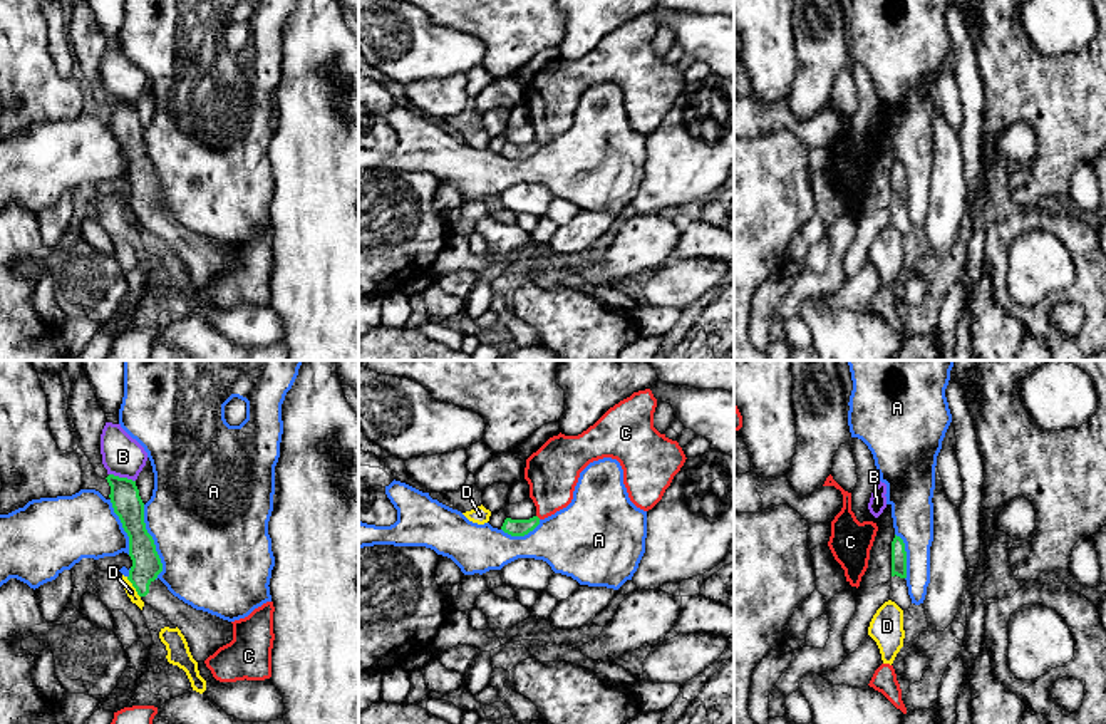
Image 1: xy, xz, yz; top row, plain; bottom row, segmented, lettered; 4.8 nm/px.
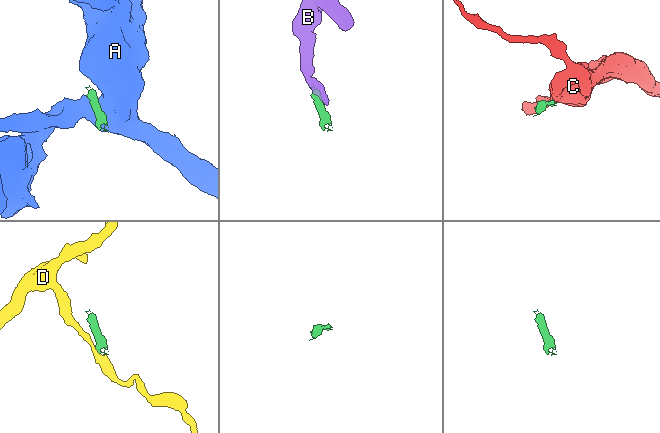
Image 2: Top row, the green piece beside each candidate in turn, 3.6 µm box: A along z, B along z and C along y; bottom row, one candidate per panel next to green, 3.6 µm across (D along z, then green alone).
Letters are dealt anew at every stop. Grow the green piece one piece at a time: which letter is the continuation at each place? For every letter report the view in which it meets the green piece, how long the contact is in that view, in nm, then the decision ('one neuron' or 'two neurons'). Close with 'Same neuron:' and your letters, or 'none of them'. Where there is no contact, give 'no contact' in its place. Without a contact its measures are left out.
A: xy | 360 nm | two neurons
B: xy | 130 nm | two neurons
C: no contact | two neurons
D: xy | 120 nm | two neurons
Same neuron: none of them

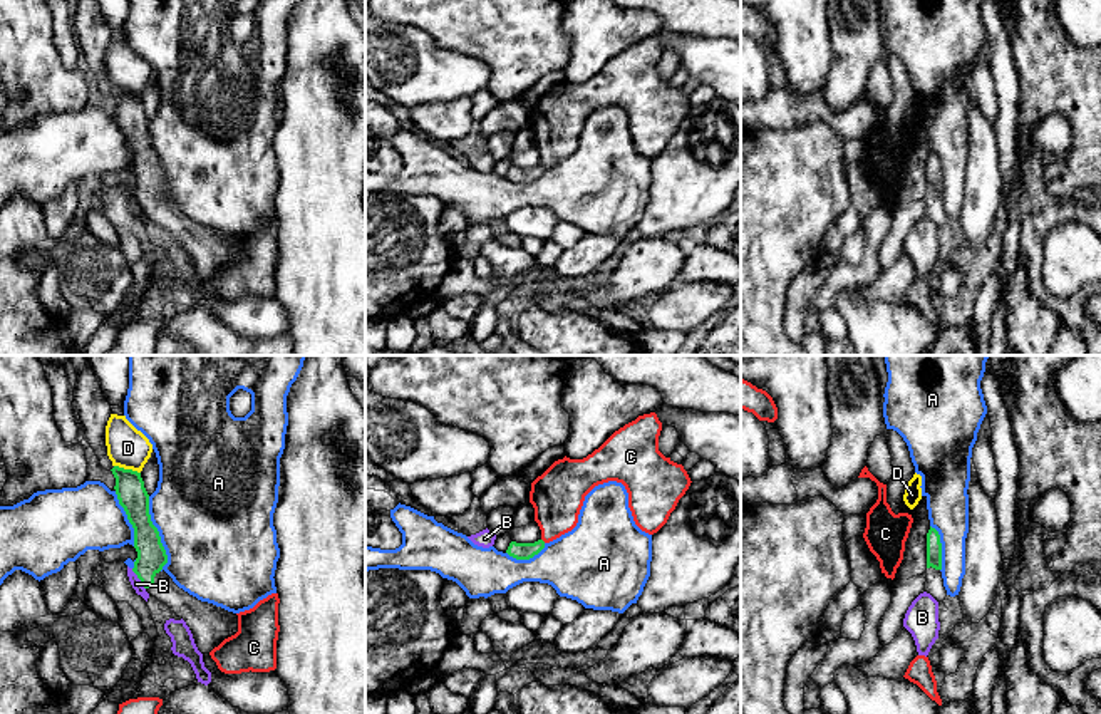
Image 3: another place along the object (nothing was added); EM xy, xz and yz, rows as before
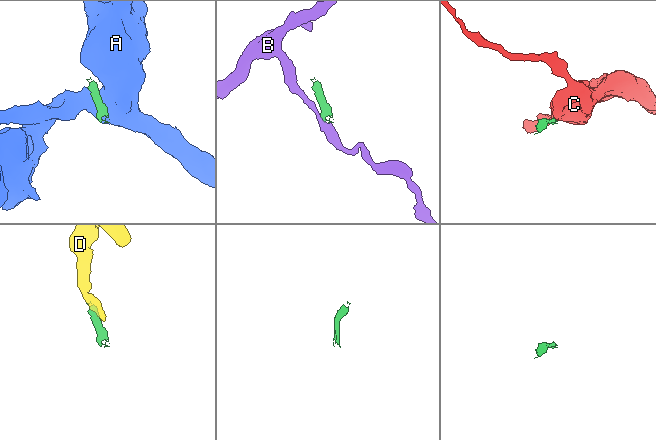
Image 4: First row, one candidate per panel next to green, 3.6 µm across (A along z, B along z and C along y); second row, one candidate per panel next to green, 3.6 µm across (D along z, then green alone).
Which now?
A: xy | 360 nm | two neurons
B: xy | 120 nm | two neurons
C: no contact | two neurons
D: xy | 130 nm | two neurons
Same neuron: none of them

